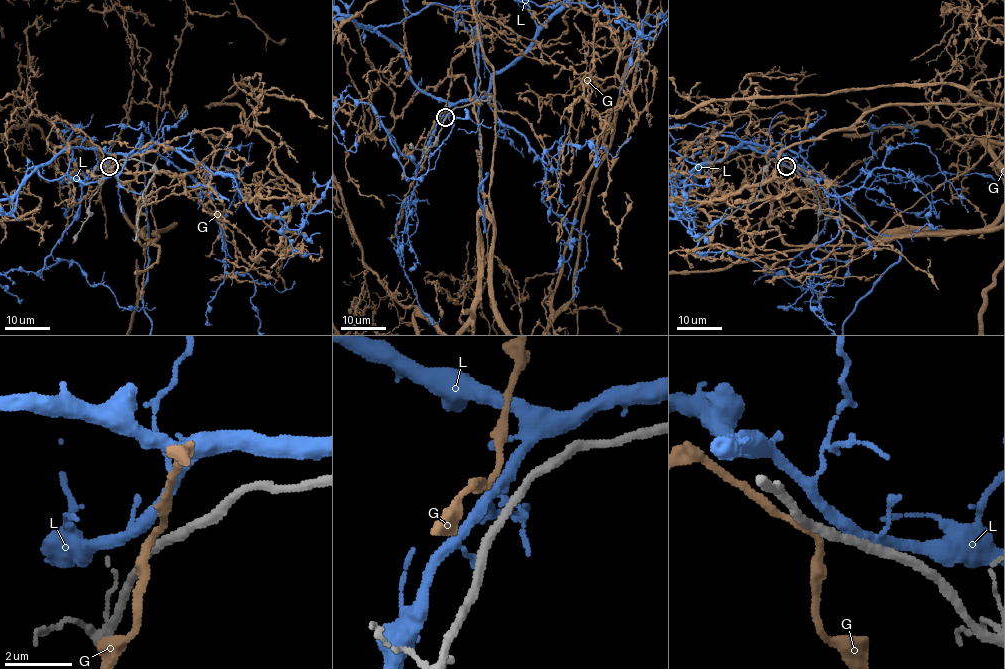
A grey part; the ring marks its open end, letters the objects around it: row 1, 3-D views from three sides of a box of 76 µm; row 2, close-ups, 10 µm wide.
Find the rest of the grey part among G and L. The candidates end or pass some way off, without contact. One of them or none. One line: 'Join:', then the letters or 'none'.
Join: L

